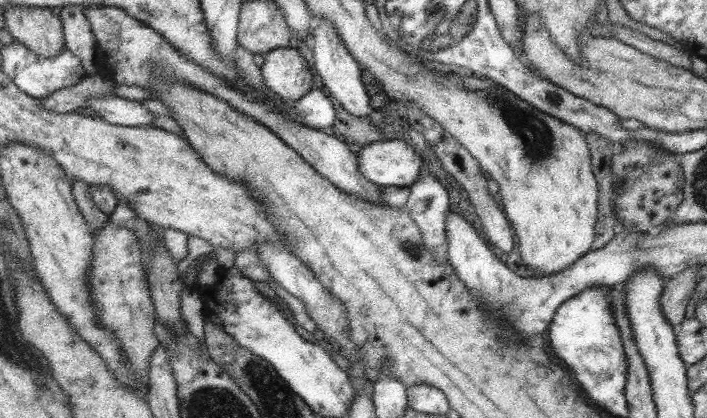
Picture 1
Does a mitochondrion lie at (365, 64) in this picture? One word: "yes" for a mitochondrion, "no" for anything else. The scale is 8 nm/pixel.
no

